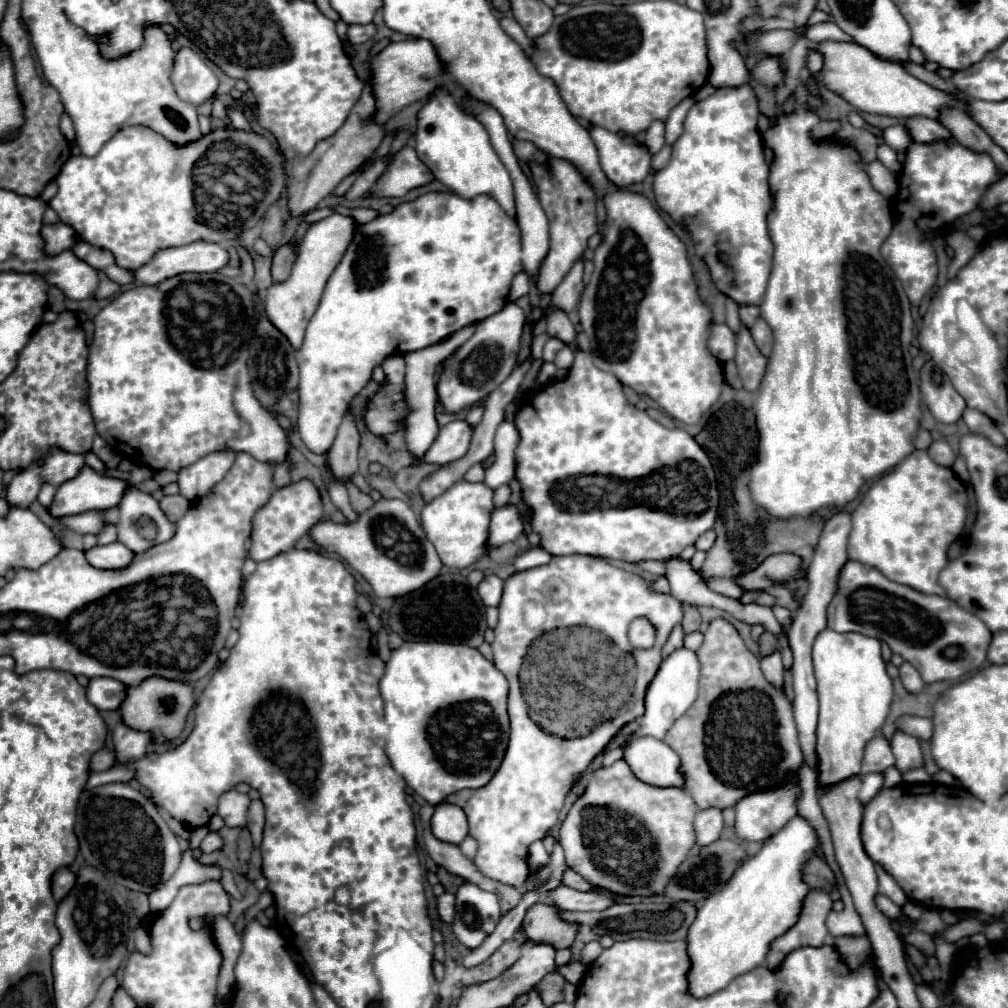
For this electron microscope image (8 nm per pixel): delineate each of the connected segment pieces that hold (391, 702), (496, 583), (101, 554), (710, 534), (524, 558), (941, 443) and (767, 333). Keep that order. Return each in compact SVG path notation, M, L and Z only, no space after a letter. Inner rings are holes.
M406 641L400 649L392 651L380 681L380 693L390 729L386 755L394 771L402 775L406 785L426 799L426 803L438 805L460 789L478 789L498 771L508 745L508 681L478 649L464 643Z
M496 575L484 577L484 581L478 585L478 595L486 607L498 607L502 597L502 585L504 581Z
M110 543L110 545L96 545L86 551L86 561L96 569L120 569L126 567L132 559L132 551L124 547L122 543Z
M706 531L704 535L700 535L698 539L696 539L696 543L694 543L694 547L698 549L698 551L708 551L712 545L714 545L714 539L716 539L716 535L714 535L714 531Z
M534 547L534 549L528 549L528 551L520 553L520 555L514 559L514 569L516 569L516 571L534 569L534 567L546 565L550 559L552 559L552 555L548 555L548 553L546 553L544 549L540 549L540 547Z
M944 439L934 441L934 443L928 447L928 455L930 455L936 463L940 463L940 465L944 465L944 467L952 467L952 463L954 463L954 459L956 459L954 451L950 449L950 445L948 445Z
M760 317L760 319L756 319L756 323L754 323L754 327L750 329L750 333L752 333L752 339L754 339L756 347L760 349L760 353L762 353L764 357L768 357L770 351L772 351L772 343L774 343L772 329L770 329L770 327L764 323L764 319Z

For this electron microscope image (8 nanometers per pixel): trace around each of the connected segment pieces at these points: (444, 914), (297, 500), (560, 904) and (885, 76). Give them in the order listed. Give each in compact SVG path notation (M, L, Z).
M442 893L438 897L438 915L444 923L452 923L454 919L454 895L452 893Z
M302 479L296 483L290 483L286 487L280 487L272 493L268 505L258 509L254 515L254 529L252 529L252 549L250 549L250 559L256 563L268 561L280 553L286 553L294 549L294 543L308 533L312 525L316 525L322 519L324 507L322 507L322 495L318 487L310 479Z
M558 885L544 893L544 899L562 911L602 911L612 905L612 899L598 893L580 893L566 885Z
M820 41L812 49L824 57L824 65L818 73L810 73L810 77L864 113L890 115L896 119L906 119L912 115L936 119L942 107L958 105L954 97L912 77L902 65L882 61L856 43Z

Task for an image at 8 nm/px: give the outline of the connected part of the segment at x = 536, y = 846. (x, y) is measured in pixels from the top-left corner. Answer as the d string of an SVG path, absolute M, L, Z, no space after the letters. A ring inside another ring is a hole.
M540 839L540 841L532 843L530 853L528 853L530 869L534 869L534 867L538 867L538 865L544 865L544 863L548 863L548 861L550 861L550 857L548 857L548 853L546 853L546 849L544 849L544 841Z

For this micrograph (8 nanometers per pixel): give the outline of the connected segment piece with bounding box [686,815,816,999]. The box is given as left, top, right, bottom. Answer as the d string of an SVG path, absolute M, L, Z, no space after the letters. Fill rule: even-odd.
M796 815L784 829L780 829L776 835L770 837L770 841L760 849L758 855L746 859L740 865L740 871L736 871L728 887L724 887L716 895L710 895L702 903L702 907L698 907L698 915L686 935L686 955L690 961L690 969L686 973L688 981L686 993L690 997L704 999L724 989L732 979L756 969L758 965L764 965L770 941L786 933L798 919L802 899L808 893L808 885L802 883L802 865L814 847L816 847L814 829L802 817Z

